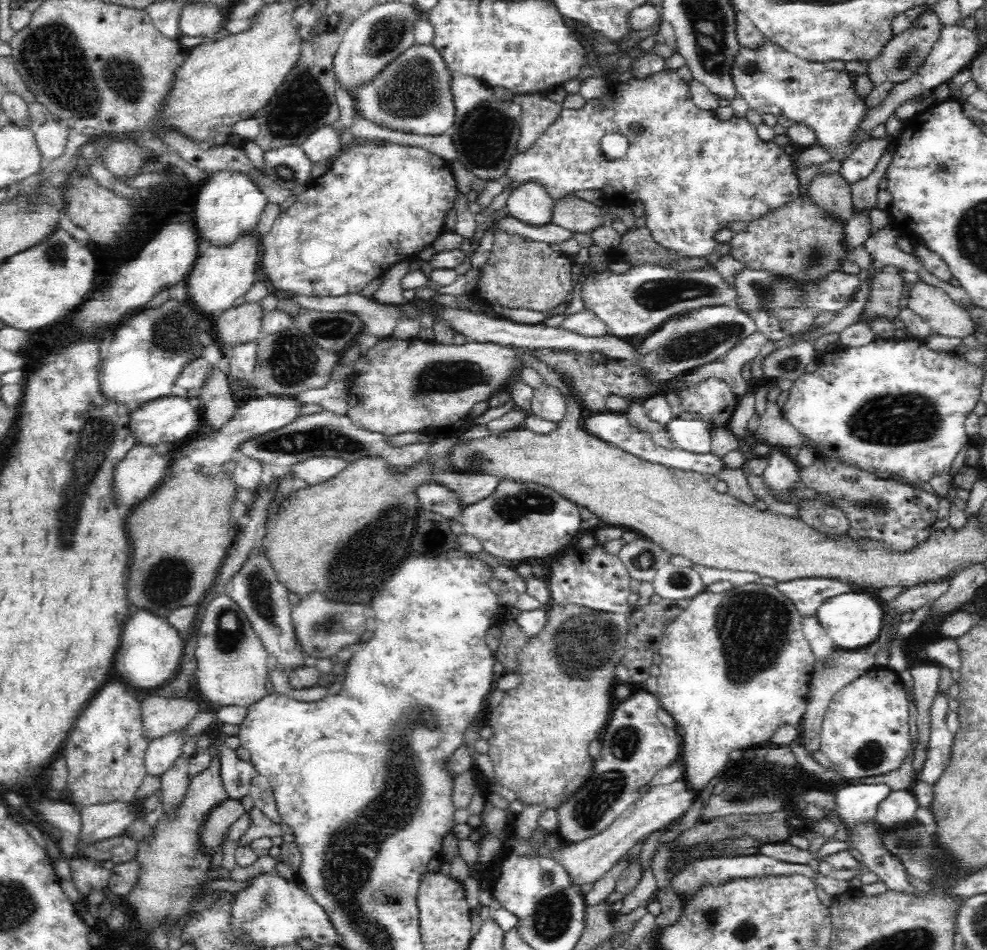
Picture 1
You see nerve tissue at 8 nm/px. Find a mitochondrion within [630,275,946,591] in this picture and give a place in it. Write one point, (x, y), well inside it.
(899, 418)

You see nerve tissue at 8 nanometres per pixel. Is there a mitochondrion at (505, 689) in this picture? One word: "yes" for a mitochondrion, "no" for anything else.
no

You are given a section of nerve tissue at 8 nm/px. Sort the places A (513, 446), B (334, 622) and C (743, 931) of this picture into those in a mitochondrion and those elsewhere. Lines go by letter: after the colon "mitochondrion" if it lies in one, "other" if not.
A: other
B: mitochondrion
C: mitochondrion

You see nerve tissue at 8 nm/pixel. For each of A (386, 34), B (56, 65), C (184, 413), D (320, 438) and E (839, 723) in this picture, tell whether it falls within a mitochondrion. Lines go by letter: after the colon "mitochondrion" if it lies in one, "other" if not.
A: mitochondrion
B: mitochondrion
C: other
D: mitochondrion
E: other

